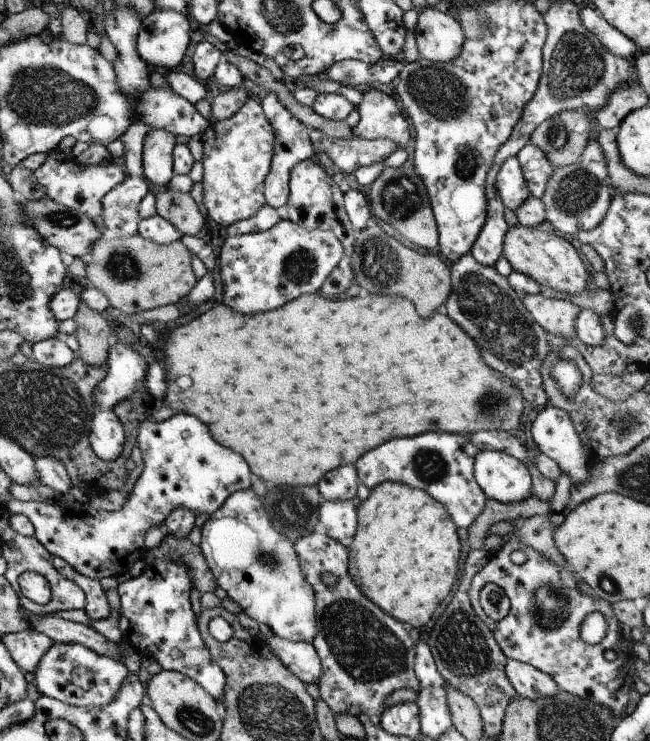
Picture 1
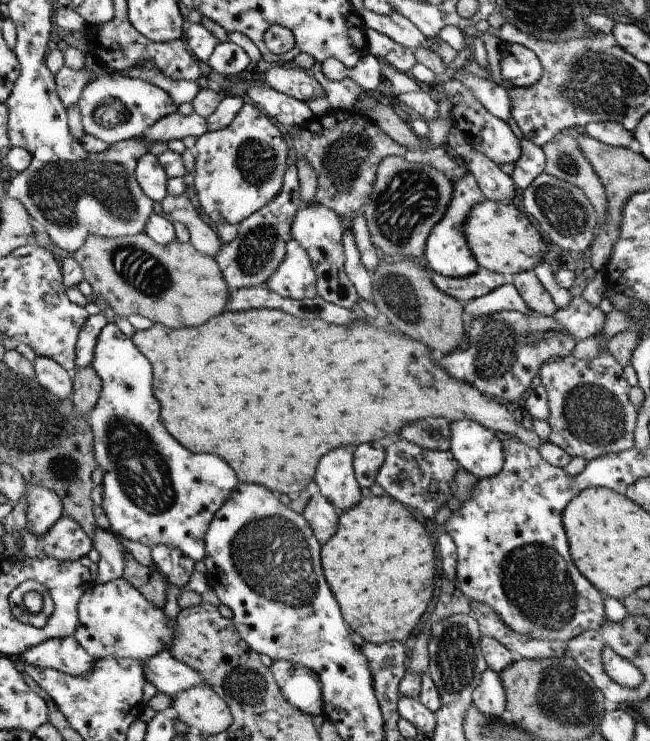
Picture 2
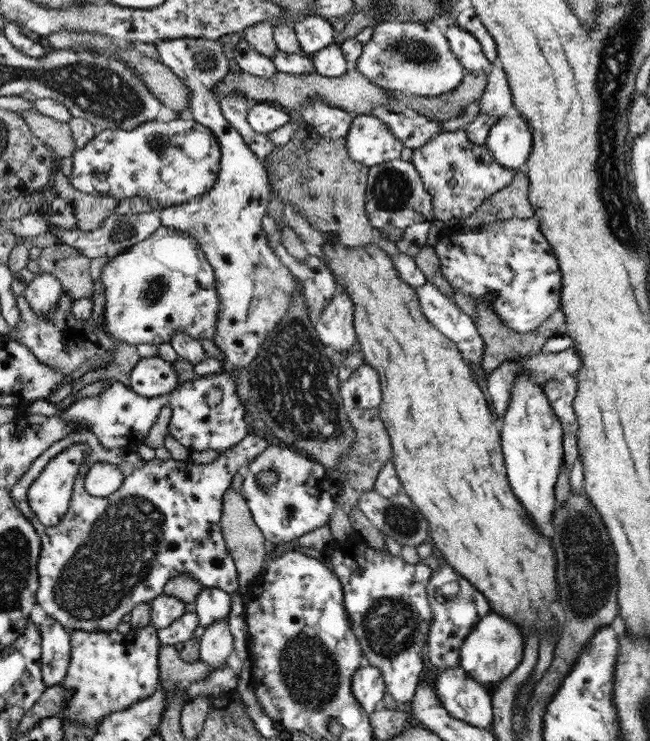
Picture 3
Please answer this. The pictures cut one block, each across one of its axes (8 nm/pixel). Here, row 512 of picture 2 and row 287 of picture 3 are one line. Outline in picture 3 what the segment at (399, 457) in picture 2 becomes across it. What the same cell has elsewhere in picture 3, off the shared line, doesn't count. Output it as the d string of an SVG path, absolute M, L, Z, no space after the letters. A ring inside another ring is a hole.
M430 282L415 290L422 316L456 343L464 360L481 364L484 341L479 335L475 320L465 315L454 303Z

